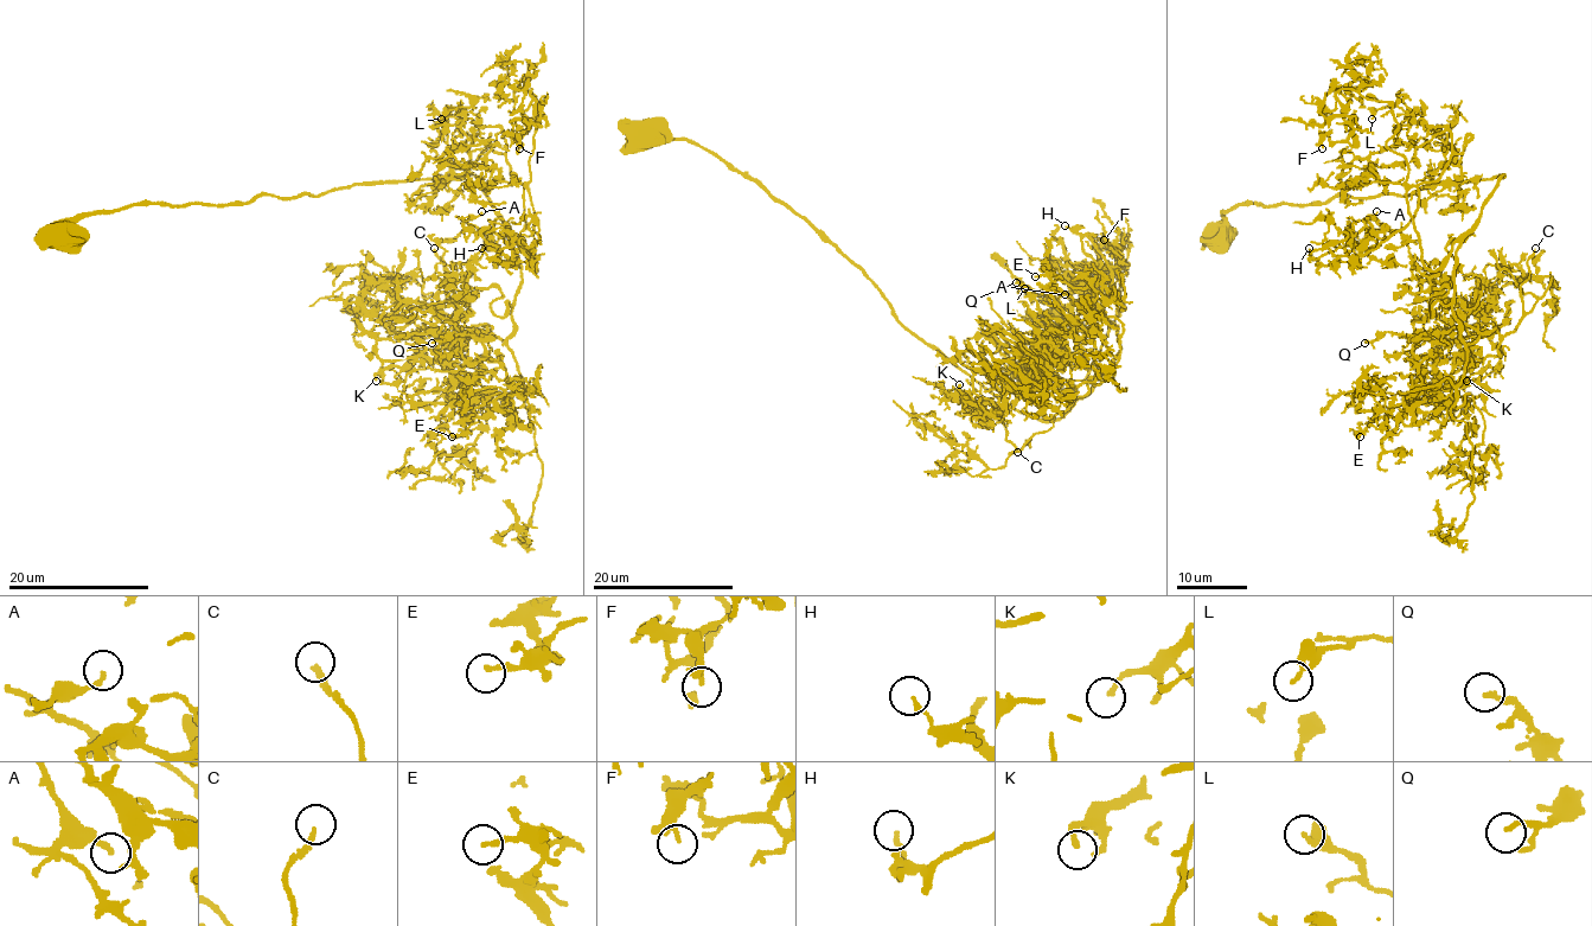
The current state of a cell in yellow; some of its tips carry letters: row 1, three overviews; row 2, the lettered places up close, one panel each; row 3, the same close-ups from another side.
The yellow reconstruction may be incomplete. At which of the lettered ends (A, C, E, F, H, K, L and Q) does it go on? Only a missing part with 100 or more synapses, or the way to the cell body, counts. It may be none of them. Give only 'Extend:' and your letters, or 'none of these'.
Extend: C

